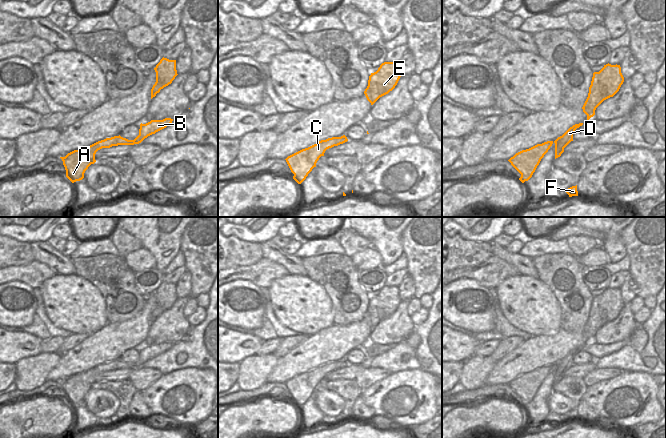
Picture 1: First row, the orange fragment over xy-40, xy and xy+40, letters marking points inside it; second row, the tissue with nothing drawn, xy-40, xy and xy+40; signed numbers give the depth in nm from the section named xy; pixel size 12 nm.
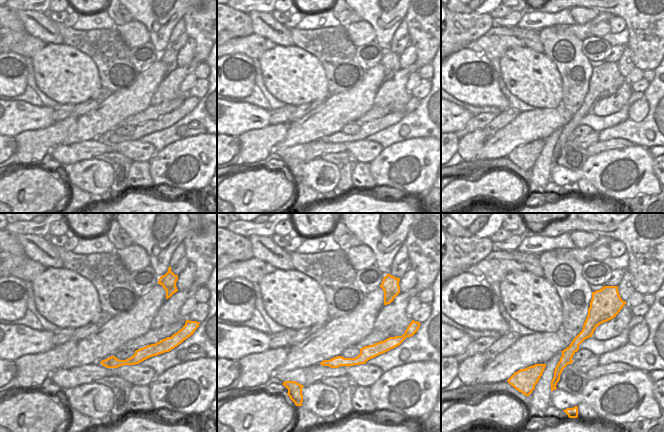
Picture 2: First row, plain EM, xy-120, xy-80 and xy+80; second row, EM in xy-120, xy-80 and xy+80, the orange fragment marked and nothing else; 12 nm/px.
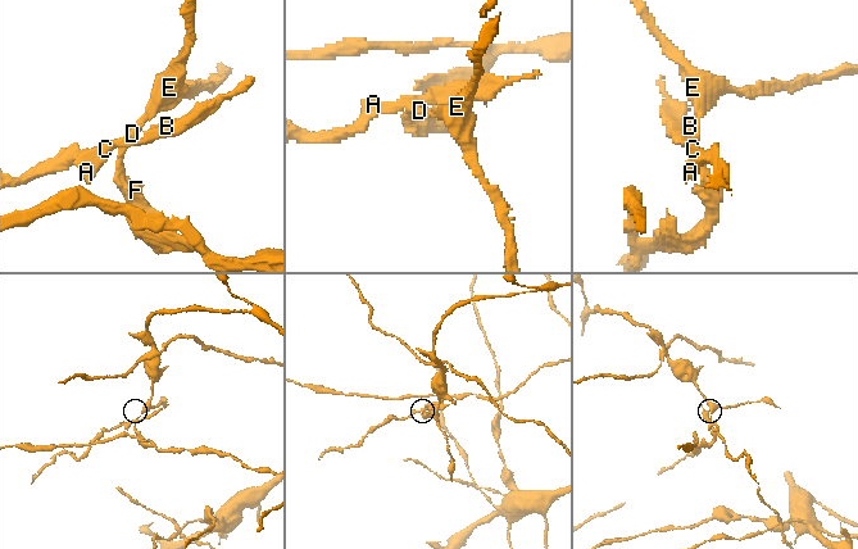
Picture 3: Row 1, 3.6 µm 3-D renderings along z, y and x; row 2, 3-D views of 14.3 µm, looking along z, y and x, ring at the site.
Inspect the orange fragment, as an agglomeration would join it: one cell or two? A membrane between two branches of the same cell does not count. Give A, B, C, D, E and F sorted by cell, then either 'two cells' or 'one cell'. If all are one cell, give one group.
groups A B C / D E F; two cells

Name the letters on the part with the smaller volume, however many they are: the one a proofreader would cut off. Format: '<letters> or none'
A, B, C

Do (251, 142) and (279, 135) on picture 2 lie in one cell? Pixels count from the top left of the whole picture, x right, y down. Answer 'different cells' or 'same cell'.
same cell

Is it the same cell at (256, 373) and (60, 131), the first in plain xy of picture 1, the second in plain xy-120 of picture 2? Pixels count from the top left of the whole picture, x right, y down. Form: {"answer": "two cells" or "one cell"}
{"answer": "one cell"}

